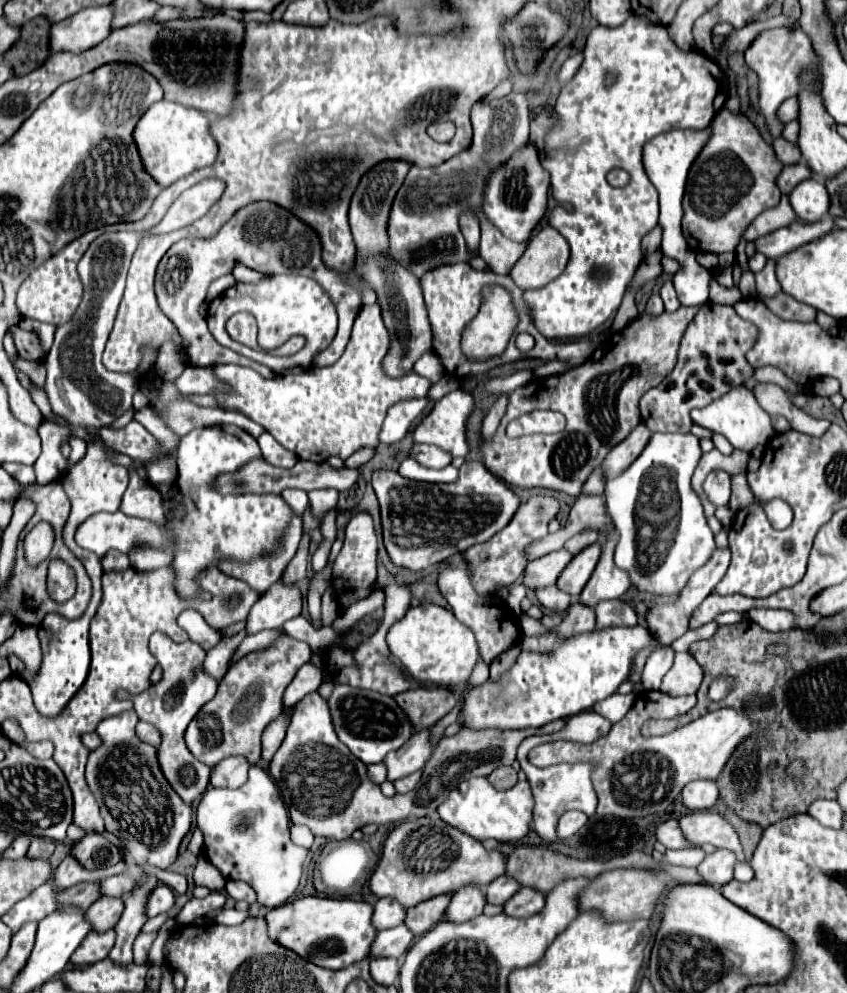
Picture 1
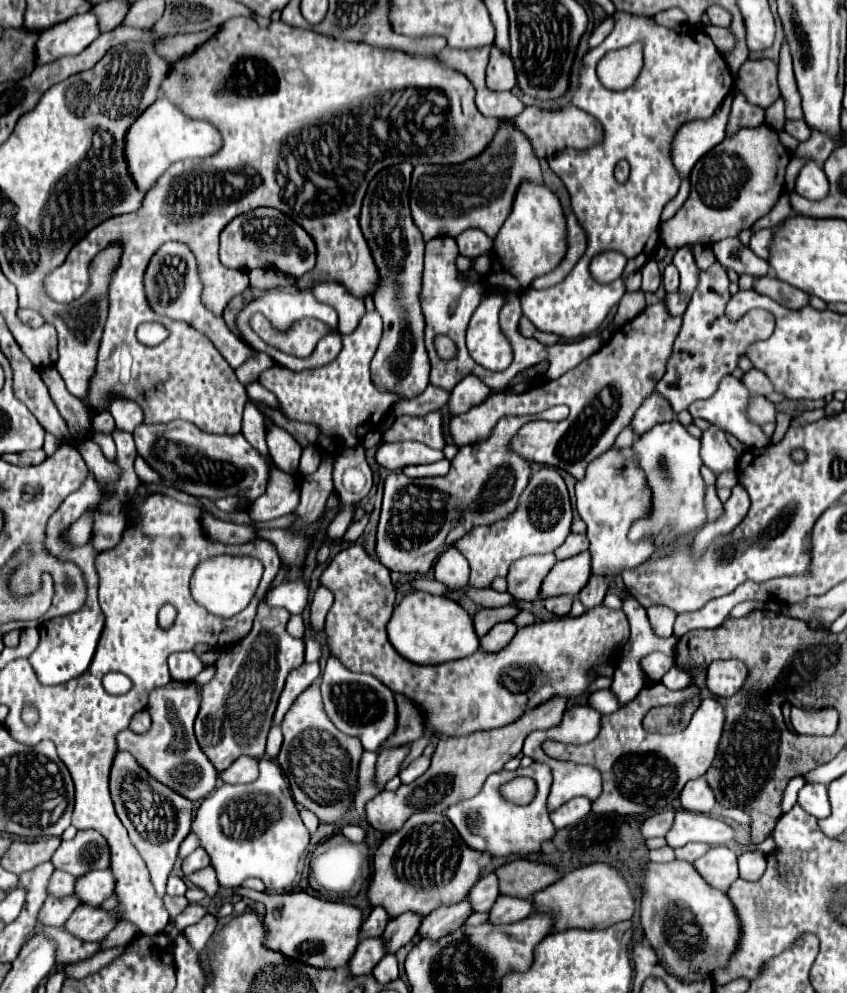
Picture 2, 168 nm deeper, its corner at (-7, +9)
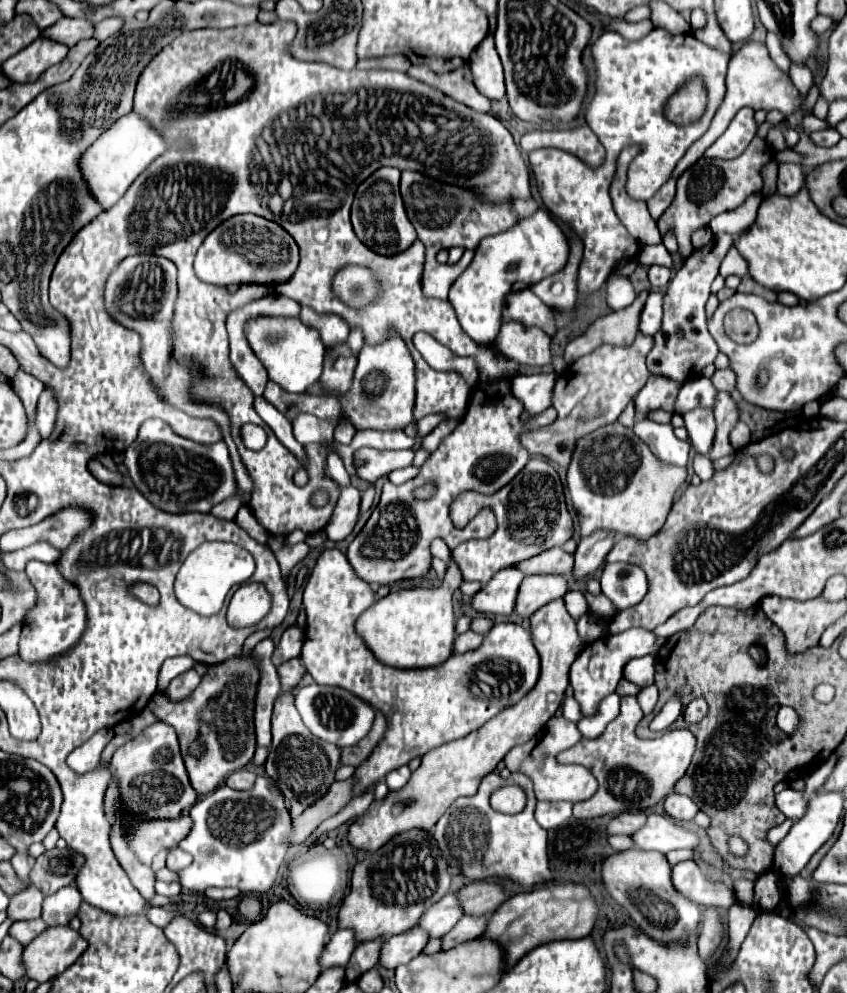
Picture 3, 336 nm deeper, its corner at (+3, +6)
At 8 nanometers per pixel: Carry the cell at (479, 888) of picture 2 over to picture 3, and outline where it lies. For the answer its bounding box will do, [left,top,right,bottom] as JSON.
[418,893,464,937]

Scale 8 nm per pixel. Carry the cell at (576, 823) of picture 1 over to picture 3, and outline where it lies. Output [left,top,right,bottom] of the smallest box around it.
[536,801,572,829]

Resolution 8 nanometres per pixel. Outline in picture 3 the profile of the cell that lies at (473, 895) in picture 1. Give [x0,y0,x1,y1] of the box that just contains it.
[380,927,430,969]

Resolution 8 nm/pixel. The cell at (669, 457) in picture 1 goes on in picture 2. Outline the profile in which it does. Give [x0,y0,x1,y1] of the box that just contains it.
[630,420,706,548]

